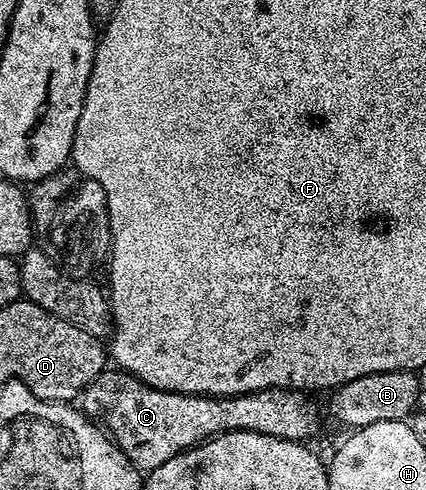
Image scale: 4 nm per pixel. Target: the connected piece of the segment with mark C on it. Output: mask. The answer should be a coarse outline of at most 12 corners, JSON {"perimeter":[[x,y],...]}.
{"perimeter":[[105,368],[77,405],[140,471],[234,430],[306,443],[304,391],[228,398]]}

